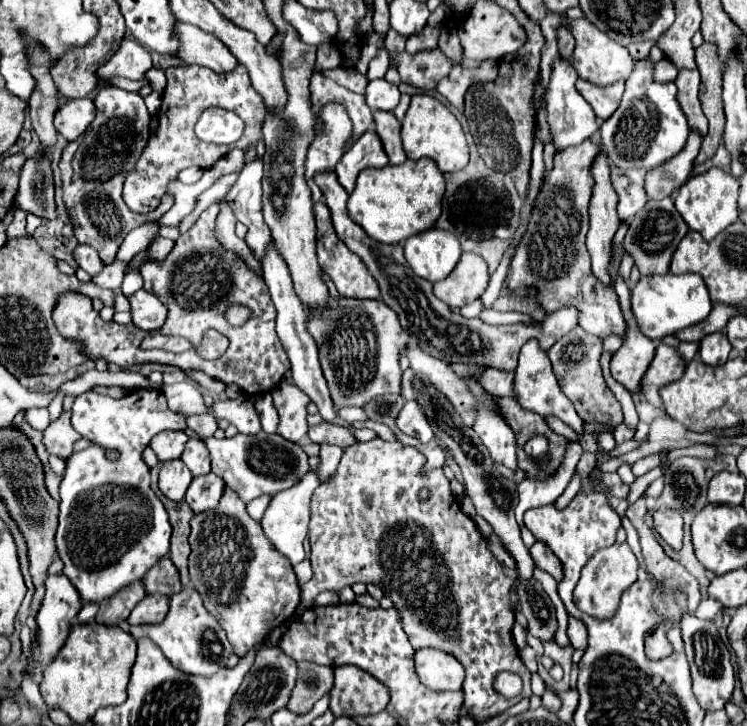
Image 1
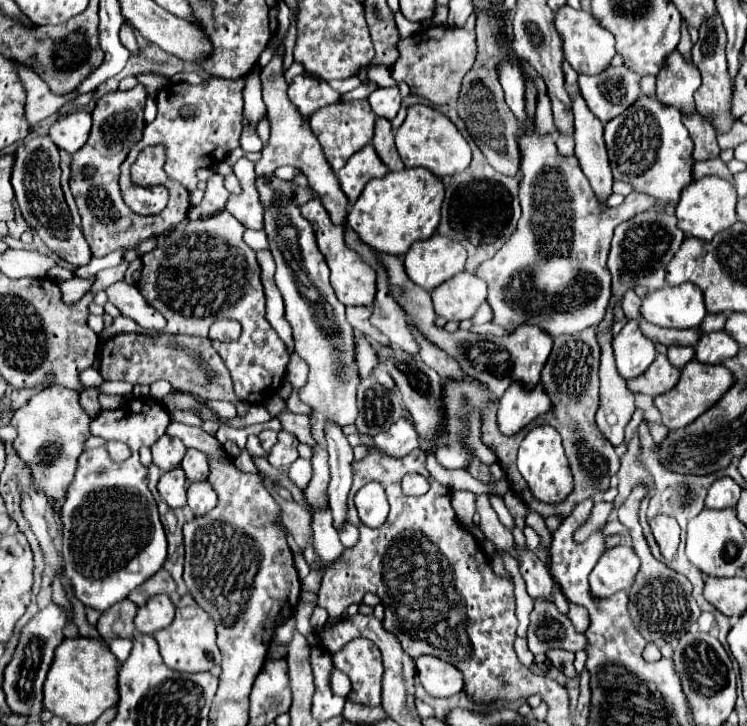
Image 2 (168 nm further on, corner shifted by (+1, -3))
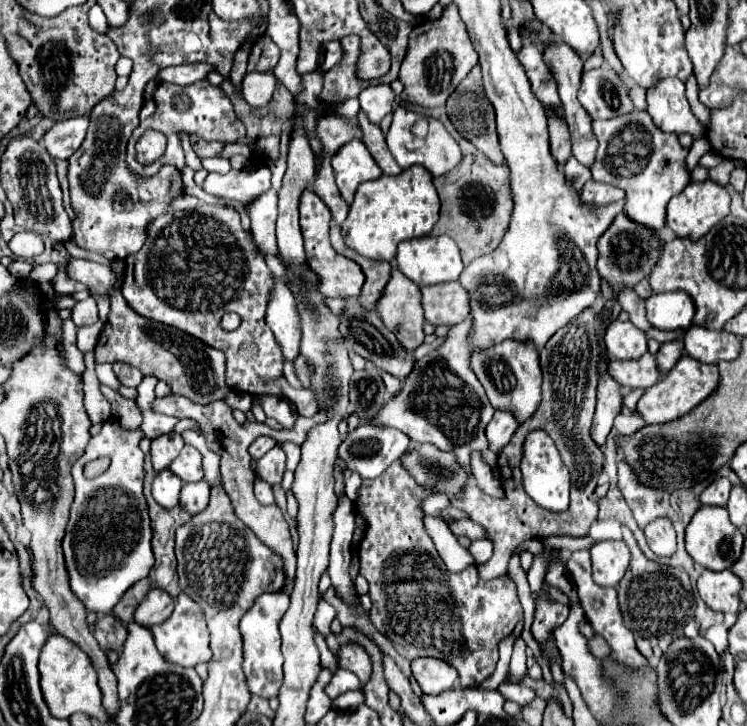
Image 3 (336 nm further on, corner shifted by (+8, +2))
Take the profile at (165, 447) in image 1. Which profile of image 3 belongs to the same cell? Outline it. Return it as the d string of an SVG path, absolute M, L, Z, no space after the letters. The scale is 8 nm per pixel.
M167 433L151 441L151 461L155 471L163 471L181 453L183 439L179 433Z

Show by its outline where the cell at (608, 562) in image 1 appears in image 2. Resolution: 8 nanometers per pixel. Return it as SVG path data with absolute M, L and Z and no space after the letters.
M632 546L608 548L590 574L590 588L596 598L608 598L620 590L630 590L640 568L640 558Z

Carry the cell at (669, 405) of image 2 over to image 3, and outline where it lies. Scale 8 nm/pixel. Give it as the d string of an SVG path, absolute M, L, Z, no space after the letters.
M683 355L661 381L657 381L653 387L645 389L643 397L639 399L637 411L643 415L643 419L649 425L675 421L675 419L687 415L703 399L707 399L713 393L713 389L717 387L717 381L719 381L719 373L717 373L715 365L705 365L705 363L701 363L689 355Z

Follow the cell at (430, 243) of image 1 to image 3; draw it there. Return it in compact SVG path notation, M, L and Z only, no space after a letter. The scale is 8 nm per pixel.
M425 235L421 239L403 241L397 249L395 261L397 261L397 269L405 277L409 277L413 283L417 283L419 287L437 285L437 283L445 283L445 281L457 281L459 273L463 271L457 243L449 235L437 235L437 237Z

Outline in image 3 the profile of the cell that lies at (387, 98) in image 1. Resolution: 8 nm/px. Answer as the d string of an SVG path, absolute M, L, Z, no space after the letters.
M369 85L359 93L361 109L367 113L369 121L379 123L393 107L393 89L389 85Z

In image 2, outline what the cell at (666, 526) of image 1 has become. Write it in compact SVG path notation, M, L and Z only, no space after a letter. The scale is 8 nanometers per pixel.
M656 516L650 520L652 534L660 546L660 552L666 560L672 560L676 556L678 544L680 544L680 526L674 518L668 516Z

